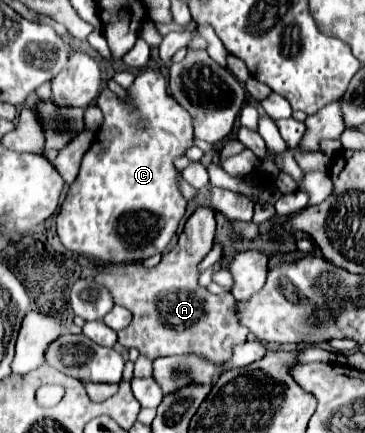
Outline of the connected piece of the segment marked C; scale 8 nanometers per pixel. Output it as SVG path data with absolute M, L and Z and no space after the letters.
M144 71L128 89L130 103L122 103L110 89L102 89L96 105L104 111L104 123L96 133L96 141L82 159L80 173L70 185L70 191L56 217L60 241L74 251L84 251L86 257L104 263L138 263L156 253L164 253L170 245L180 219L186 213L186 199L178 191L174 159L192 147L192 119L176 99L168 95L166 79L160 71Z

